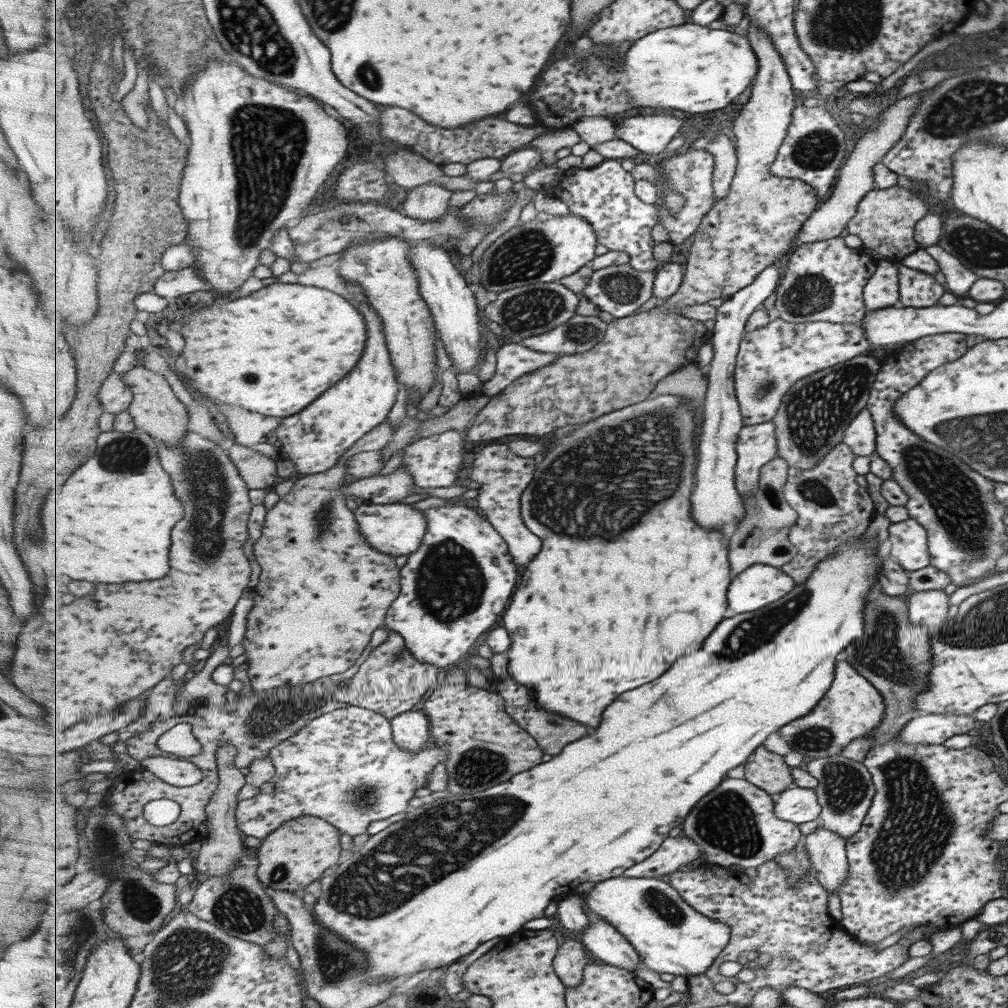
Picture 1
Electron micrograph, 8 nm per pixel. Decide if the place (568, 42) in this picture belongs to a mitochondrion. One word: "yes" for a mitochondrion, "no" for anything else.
no

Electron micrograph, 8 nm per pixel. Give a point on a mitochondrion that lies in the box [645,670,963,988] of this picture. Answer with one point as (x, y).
(908, 845)

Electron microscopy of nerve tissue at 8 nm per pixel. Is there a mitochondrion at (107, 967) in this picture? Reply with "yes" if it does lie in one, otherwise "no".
no

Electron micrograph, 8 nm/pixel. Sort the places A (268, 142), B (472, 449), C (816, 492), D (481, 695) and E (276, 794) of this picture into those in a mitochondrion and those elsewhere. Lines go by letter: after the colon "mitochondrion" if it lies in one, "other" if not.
A: mitochondrion
B: other
C: mitochondrion
D: other
E: other

